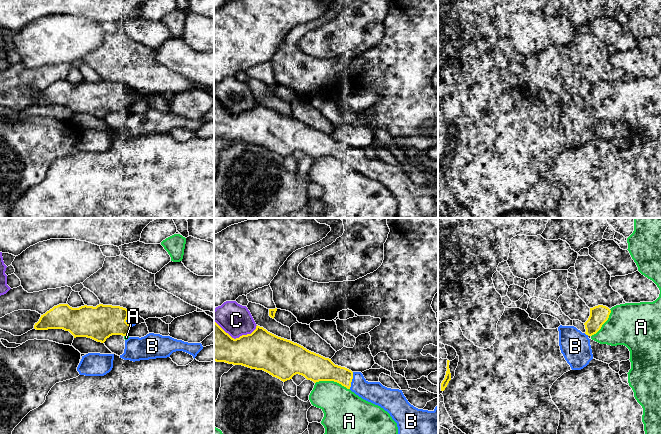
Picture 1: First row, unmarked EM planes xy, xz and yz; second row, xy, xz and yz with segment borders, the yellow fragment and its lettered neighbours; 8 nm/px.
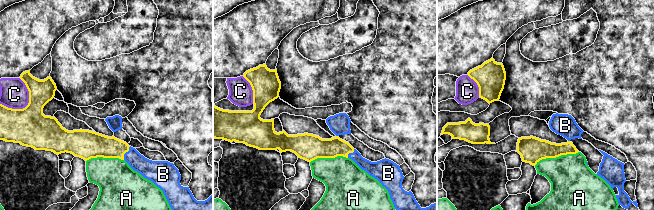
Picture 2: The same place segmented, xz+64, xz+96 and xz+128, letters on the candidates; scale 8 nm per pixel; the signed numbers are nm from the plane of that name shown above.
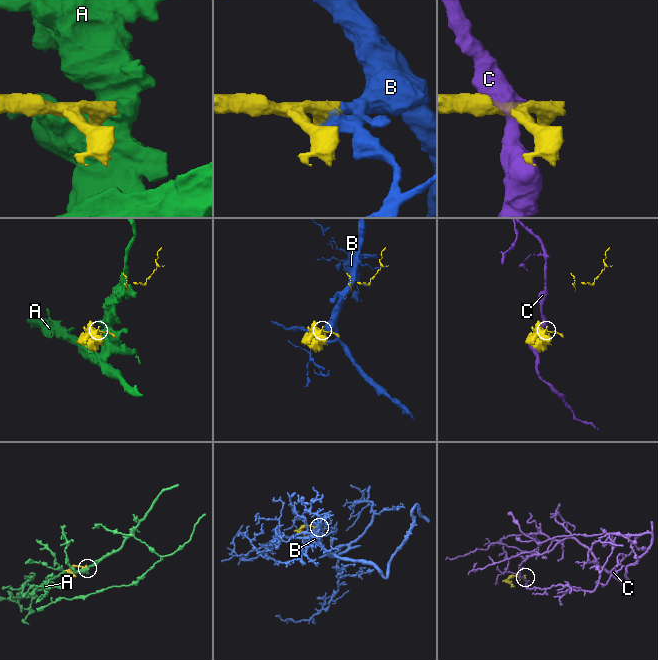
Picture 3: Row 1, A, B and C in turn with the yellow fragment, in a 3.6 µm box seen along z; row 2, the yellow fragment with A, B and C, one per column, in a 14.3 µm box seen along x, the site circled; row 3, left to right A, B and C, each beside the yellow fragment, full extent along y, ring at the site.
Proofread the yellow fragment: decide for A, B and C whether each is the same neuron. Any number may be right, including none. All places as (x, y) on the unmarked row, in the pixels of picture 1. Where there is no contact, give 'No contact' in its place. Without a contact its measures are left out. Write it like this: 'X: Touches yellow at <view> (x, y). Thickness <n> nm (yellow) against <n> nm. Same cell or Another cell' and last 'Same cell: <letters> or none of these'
A: Touches yellow at xz (332, 156). Thickness 220 nm (yellow) against 320 nm. Another cell
B: Touches yellow at xz (351, 156). Thickness 190 nm (yellow) against 170 nm. Same cell
C: Touches yellow at xz (236, 114). Thickness 320 nm (yellow) against 260 nm. Another cell
Same cell: B

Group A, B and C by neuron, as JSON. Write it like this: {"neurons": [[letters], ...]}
{"neurons": [["A"], ["B"], ["C"]]}

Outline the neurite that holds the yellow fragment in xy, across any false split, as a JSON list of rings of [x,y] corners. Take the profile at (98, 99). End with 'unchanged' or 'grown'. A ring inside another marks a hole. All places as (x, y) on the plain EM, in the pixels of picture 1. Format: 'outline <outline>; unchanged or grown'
outline [[[59,80],[41,91],[39,97],[35,99],[34,105],[63,105],[69,107],[74,114],[87,113],[97,118],[104,119],[112,111],[129,111],[129,108],[136,99],[128,93],[129,86],[120,82],[99,80],[93,82],[81,82],[72,84],[68,80]]]; grown

